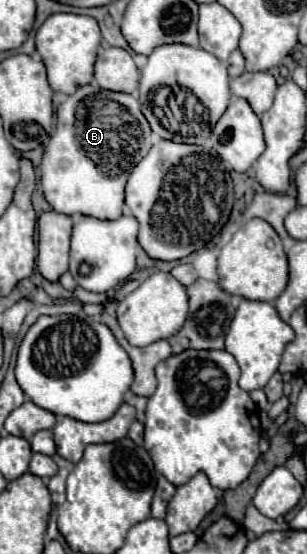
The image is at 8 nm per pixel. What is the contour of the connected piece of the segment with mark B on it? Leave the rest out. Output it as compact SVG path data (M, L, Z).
M99 85L79 87L57 107L57 125L41 161L41 187L53 211L119 219L123 215L123 187L131 169L151 149L151 127L133 95L103 91Z

